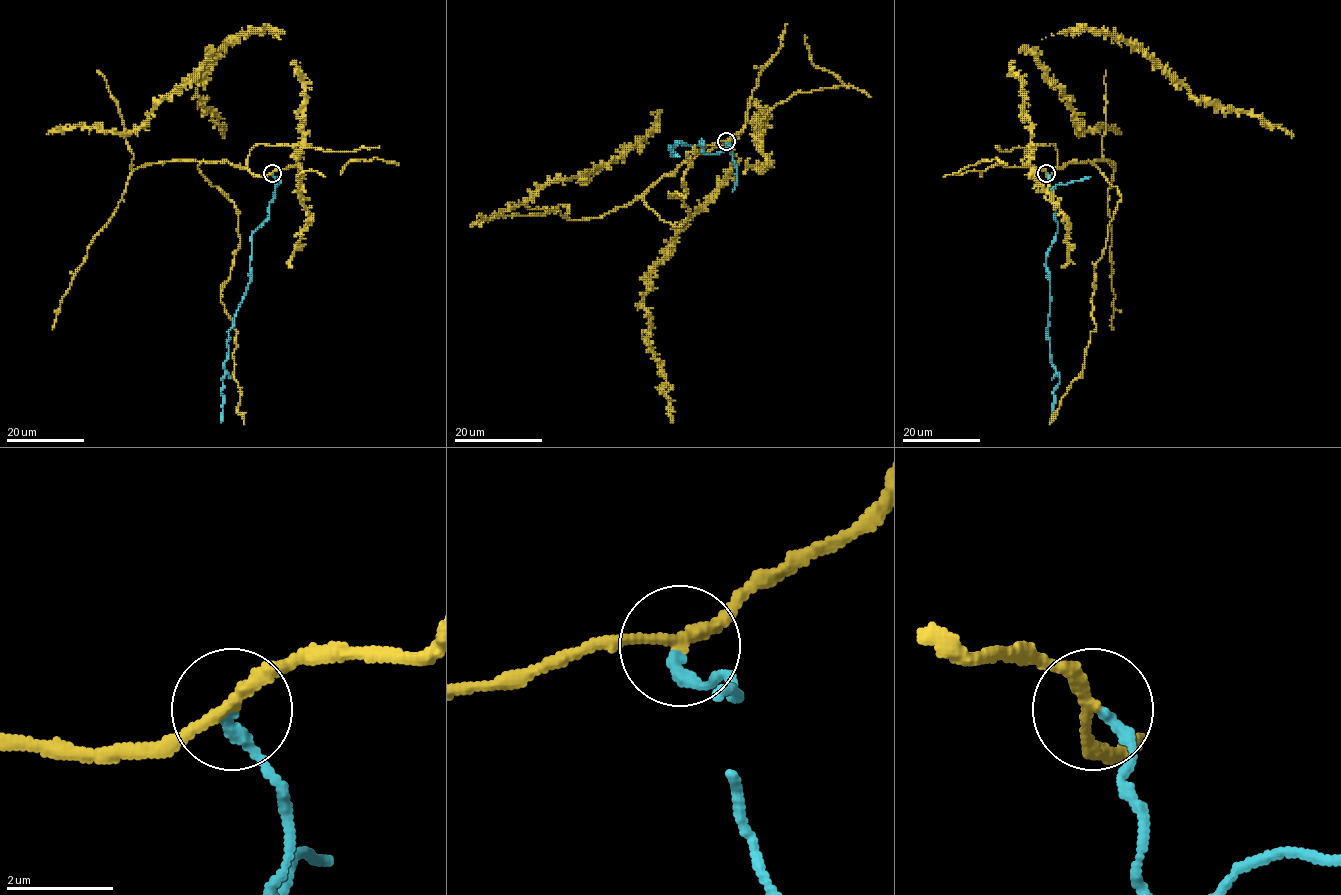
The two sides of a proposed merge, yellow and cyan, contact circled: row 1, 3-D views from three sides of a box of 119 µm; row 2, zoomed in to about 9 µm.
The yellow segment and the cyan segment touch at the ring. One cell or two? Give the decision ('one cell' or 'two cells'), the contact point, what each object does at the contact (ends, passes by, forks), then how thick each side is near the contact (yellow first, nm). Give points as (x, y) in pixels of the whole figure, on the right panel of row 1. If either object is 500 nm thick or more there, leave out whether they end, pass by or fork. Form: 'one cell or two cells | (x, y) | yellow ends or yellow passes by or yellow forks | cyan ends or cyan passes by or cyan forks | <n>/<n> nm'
two cells | (1046, 173) | yellow passes by | cyan ends | 220/240 nm

